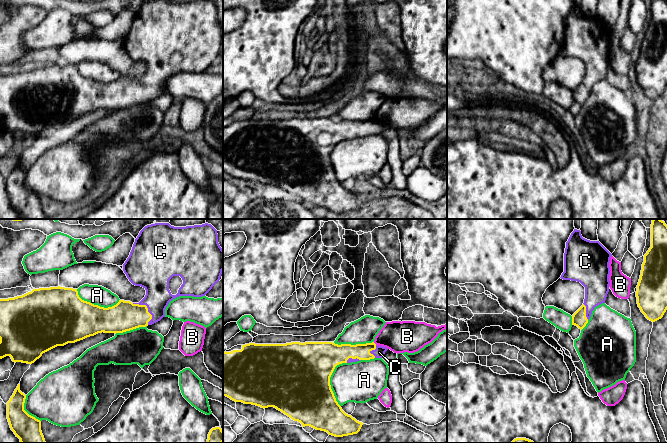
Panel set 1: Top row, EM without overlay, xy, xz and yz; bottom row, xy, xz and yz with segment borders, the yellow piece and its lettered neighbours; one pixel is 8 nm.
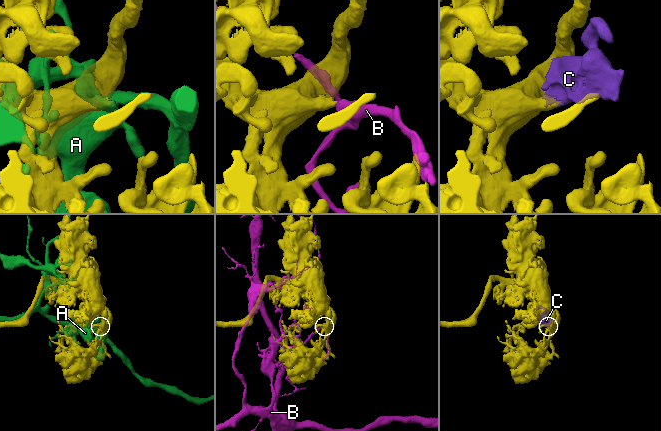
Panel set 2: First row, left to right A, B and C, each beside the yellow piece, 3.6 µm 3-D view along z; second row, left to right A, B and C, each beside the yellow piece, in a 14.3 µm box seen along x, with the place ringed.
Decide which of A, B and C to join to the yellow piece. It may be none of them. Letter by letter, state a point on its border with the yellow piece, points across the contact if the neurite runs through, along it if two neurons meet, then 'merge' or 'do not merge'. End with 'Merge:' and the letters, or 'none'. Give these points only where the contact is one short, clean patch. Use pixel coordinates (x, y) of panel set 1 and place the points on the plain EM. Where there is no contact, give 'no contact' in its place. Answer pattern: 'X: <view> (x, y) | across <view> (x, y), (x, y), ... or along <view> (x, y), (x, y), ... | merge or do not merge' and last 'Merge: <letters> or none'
A: xz (329, 157) | do not merge
B: xz (374, 119) | do not merge
C: xy (147, 84) | across xy (124, 92), (139, 91), (147, 84), (154, 77), (154, 54) | merge
Merge: C

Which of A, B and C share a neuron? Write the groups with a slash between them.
A / B / C

